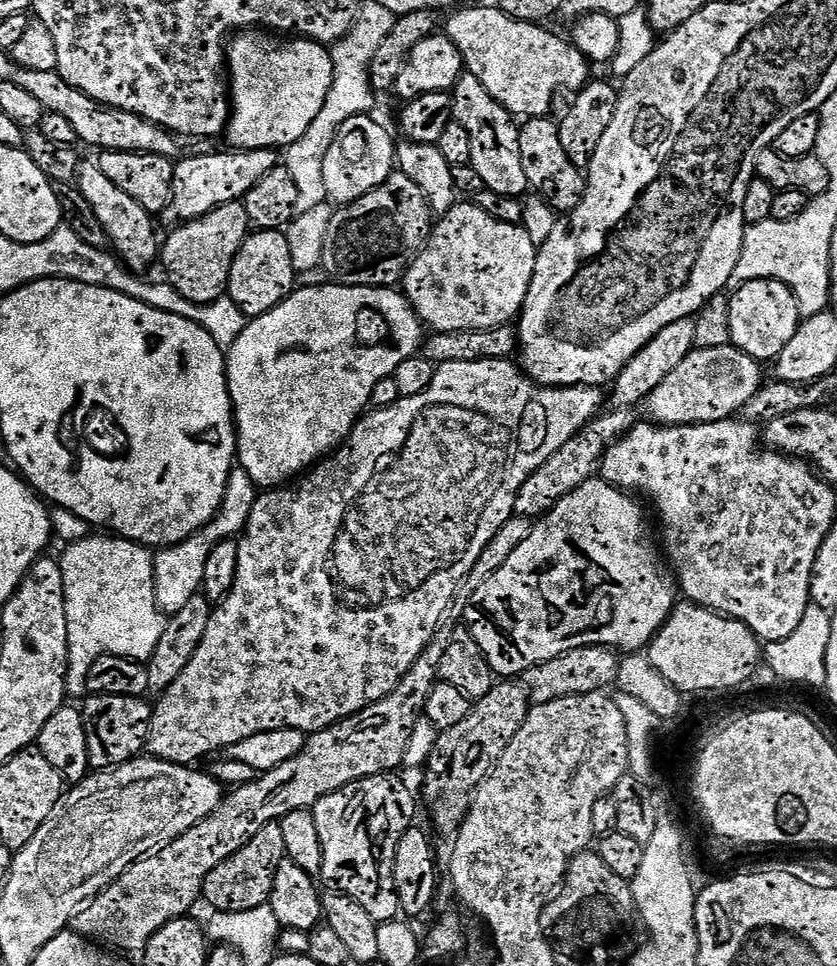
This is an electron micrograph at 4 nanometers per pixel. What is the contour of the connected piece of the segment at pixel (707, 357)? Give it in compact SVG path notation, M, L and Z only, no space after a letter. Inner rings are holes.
M714 346L713 348L695 347L686 358L639 405L639 411L644 411L643 419L657 426L669 424L713 424L719 420L731 420L740 414L743 408L761 390L765 383L761 361L750 358L741 348Z

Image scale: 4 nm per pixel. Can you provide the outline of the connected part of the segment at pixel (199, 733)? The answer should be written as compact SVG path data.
M507 359L507 360L483 360L483 361L482 361L482 362L446 362L446 363L445 363L445 364L442 364L442 365L439 365L439 367L437 367L437 370L436 370L436 377L435 377L435 378L434 378L434 382L433 382L433 383L432 383L432 386L431 386L431 388L428 388L428 389L426 389L426 390L425 390L425 391L424 391L424 392L423 392L423 393L422 393L422 394L418 394L418 395L417 395L417 396L406 396L406 397L403 397L403 398L401 398L401 399L399 399L399 400L397 400L397 401L396 401L396 403L394 403L394 404L390 404L390 405L387 405L387 406L380 406L380 407L377 407L377 408L376 408L376 409L375 409L375 410L376 410L376 411L377 411L377 412L372 412L372 411L369 411L369 412L368 412L368 413L367 413L367 415L365 415L365 416L364 416L364 417L363 417L363 418L361 418L361 419L359 419L359 420L357 420L357 421L356 421L356 427L355 427L355 428L353 428L353 430L352 430L352 434L351 434L351 437L350 437L350 445L351 445L351 444L352 444L352 448L348 448L348 447L349 447L349 446L344 446L344 447L341 447L341 448L340 448L340 449L339 449L339 450L337 450L337 451L335 451L335 452L333 452L333 453L332 453L332 455L331 455L331 456L329 456L329 457L327 457L327 458L325 458L325 459L323 459L323 460L321 460L321 461L320 461L320 463L319 463L319 464L317 464L317 465L315 465L315 467L313 467L313 468L312 468L312 469L311 469L311 471L309 471L309 472L308 472L308 473L307 473L307 474L304 474L304 475L301 475L301 476L300 476L300 477L299 477L299 479L297 479L297 480L296 480L296 481L295 481L295 482L292 482L292 483L289 483L289 484L288 484L288 485L287 485L287 486L281 486L281 487L279 487L279 488L277 488L277 489L275 489L275 490L264 490L264 491L261 491L261 492L260 492L260 493L259 493L259 495L260 495L260 497L258 497L258 498L257 498L257 500L256 500L256 501L254 501L254 502L253 502L253 504L252 504L252 513L250 513L250 514L249 514L249 516L248 516L248 525L246 525L246 526L245 526L245 528L244 528L244 537L242 537L242 538L241 538L241 537L239 537L239 540L238 540L238 543L239 543L239 545L240 545L240 549L239 549L239 550L238 550L238 574L237 574L237 575L236 575L236 581L235 581L235 582L234 582L234 586L233 586L233 587L232 587L232 589L231 589L231 590L230 590L230 594L229 594L229 595L228 595L228 597L227 597L227 598L226 598L226 599L225 599L225 600L222 600L222 601L219 601L219 603L217 603L217 604L216 604L216 605L215 605L215 608L214 608L214 611L213 611L213 613L212 613L212 617L211 617L211 618L210 618L210 626L206 626L206 634L205 634L205 635L204 635L204 637L203 637L203 638L202 638L202 642L201 642L201 643L200 643L200 645L199 645L199 646L198 646L198 650L197 650L197 651L196 651L196 653L195 653L195 654L194 654L194 658L193 658L193 659L192 659L192 661L191 661L191 662L190 662L190 666L186 666L186 670L182 670L182 674L181 674L181 675L180 675L180 676L179 676L179 677L178 677L178 678L177 678L177 680L176 680L176 681L174 681L174 682L173 682L173 684L171 684L171 685L170 685L170 687L168 687L168 689L166 689L166 690L165 690L165 691L164 691L164 692L163 692L163 693L162 693L162 695L161 695L161 696L160 696L160 697L159 697L159 699L157 699L157 700L160 700L160 701L158 701L158 702L157 702L157 701L155 701L155 704L154 704L154 707L153 707L153 710L152 710L152 735L151 735L151 737L150 737L150 739L149 739L149 741L148 741L148 747L147 747L147 751L148 751L148 752L149 752L149 753L151 753L151 755L152 755L152 756L153 756L153 757L155 757L155 759L158 759L158 760L165 760L165 761L166 761L166 762L170 762L170 763L171 763L171 764L186 764L186 765L189 765L189 766L192 766L192 765L195 765L195 764L196 764L196 763L197 763L197 762L196 762L196 761L195 761L195 760L200 760L200 759L202 759L202 758L203 758L203 756L208 756L208 755L209 755L209 756L208 756L208 757L211 757L211 756L212 756L212 755L213 755L213 754L216 754L216 753L212 753L212 754L211 754L211 752L216 752L216 751L218 751L218 750L219 750L219 748L224 748L224 750L230 750L230 749L232 749L232 747L233 747L233 746L234 746L234 745L235 745L235 744L237 744L237 743L238 743L238 742L242 742L242 741L243 741L243 740L246 740L246 739L248 739L248 738L250 738L250 737L251 737L251 736L254 736L254 735L256 735L256 734L262 734L262 733L263 733L263 732L273 732L273 731L274 731L274 730L282 730L282 729L283 729L283 728L293 728L293 729L294 729L294 730L298 730L298 731L299 731L299 732L303 732L303 733L305 733L305 734L315 734L315 733L317 733L317 732L321 732L321 731L322 731L322 730L323 730L323 729L324 729L324 728L328 728L328 727L329 727L329 726L331 726L331 725L332 725L332 724L337 724L337 722L338 722L338 721L340 721L340 720L345 720L345 718L347 718L347 717L348 717L348 716L359 716L359 714L360 714L360 712L361 712L361 711L362 711L362 709L364 709L364 708L365 708L365 707L366 707L366 706L370 706L370 705L371 705L371 704L373 704L373 703L374 703L374 702L378 702L378 701L379 701L379 700L380 700L380 699L381 699L381 698L382 698L382 697L383 697L383 696L389 696L389 694L391 694L391 693L392 693L392 692L393 692L393 690L394 690L394 689L395 689L395 688L397 688L397 686L398 686L398 685L399 685L399 684L400 684L400 680L401 680L401 679L402 679L402 677L403 677L403 676L404 676L404 675L405 675L405 674L407 674L407 673L408 673L408 672L409 672L409 670L410 670L410 669L412 669L412 667L413 667L413 666L414 666L414 662L415 662L415 661L416 661L416 660L417 660L417 659L418 659L418 657L420 657L420 656L421 656L421 654L423 654L423 653L424 653L424 652L425 652L425 650L426 650L426 649L427 649L427 647L428 647L428 645L429 645L429 644L431 644L431 643L433 643L433 641L435 641L435 640L436 640L436 639L437 639L437 636L438 636L438 633L439 633L439 632L440 632L440 631L441 631L441 628L442 628L442 626L434 626L434 614L432 614L432 612L428 612L428 610L422 610L422 608L420 608L420 604L416 604L416 602L408 602L408 604L404 604L404 602L406 602L406 600L410 600L410 598L412 598L412 596L416 596L416 594L420 594L420 592L414 592L414 590L416 590L416 588L418 588L418 586L420 586L420 582L422 582L422 580L424 580L424 578L426 578L426 576L430 576L430 574L432 574L432 566L434 566L434 568L438 568L438 566L444 566L444 564L446 564L446 566L448 566L448 568L450 568L450 570L452 570L452 568L462 568L462 566L464 566L464 568L466 568L466 566L470 566L470 571L472 571L472 573L475 573L475 572L476 572L476 571L477 571L477 568L478 568L478 565L479 565L479 564L480 564L480 563L481 563L481 562L480 562L480 555L482 555L482 554L483 554L483 552L484 552L484 551L486 551L486 550L487 550L487 548L488 548L488 543L489 543L489 544L490 544L490 545L491 545L491 544L492 544L492 543L493 543L493 541L495 541L495 539L496 539L496 533L497 533L497 532L499 532L499 530L500 530L500 527L501 527L501 526L502 526L502 525L503 525L503 524L505 524L505 523L506 523L506 521L508 521L508 520L511 520L511 519L513 519L513 516L514 516L514 513L515 513L515 510L516 510L516 496L517 496L517 495L519 495L519 493L520 493L520 491L521 491L521 490L522 490L522 486L523 486L523 485L524 485L524 483L525 483L525 482L526 482L526 481L527 481L527 480L528 480L528 479L529 479L529 478L530 478L530 474L534 474L534 473L535 473L535 472L537 472L537 470L538 470L538 469L539 469L539 468L540 468L540 467L542 467L542 466L543 466L543 464L545 464L545 463L546 463L546 462L547 462L547 461L548 461L548 459L550 459L550 458L551 458L551 456L553 456L553 454L555 454L555 452L557 452L557 451L558 451L558 450L562 450L562 446L563 446L563 445L564 445L564 444L565 444L565 443L566 443L566 442L570 442L570 438L571 438L571 437L572 437L572 436L574 436L574 435L576 435L576 433L577 433L577 432L579 432L579 431L580 431L580 429L582 429L582 428L585 428L585 426L587 426L587 424L589 424L589 423L590 423L590 422L591 422L591 421L592 421L592 420L595 420L595 419L596 419L596 418L597 418L597 416L598 416L598 413L599 413L599 412L600 412L600 411L601 411L601 409L600 409L600 410L599 410L599 408L600 408L600 403L602 403L602 402L603 402L603 400L604 400L604 403L605 403L605 400L606 400L606 396L605 396L605 393L604 393L604 392L603 392L603 391L601 391L601 389L598 389L598 388L546 388L546 387L544 387L544 385L543 385L543 384L535 384L535 383L534 383L534 381L533 381L533 380L531 380L531 378L529 378L529 376L527 376L527 374L525 374L525 373L524 373L524 372L523 372L523 371L521 371L521 369L520 369L520 368L519 368L519 367L517 367L517 365L516 365L516 364L515 364L515 363L513 363L513 364L514 364L514 365L512 365L512 363L513 363L513 361L512 361L512 360L511 360L511 359Z

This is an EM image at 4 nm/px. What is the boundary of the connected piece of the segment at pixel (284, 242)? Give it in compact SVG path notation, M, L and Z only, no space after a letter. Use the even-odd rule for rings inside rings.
M279 231L252 234L242 245L232 264L230 298L245 315L255 318L267 309L278 307L280 302L290 295L288 284L295 285L296 279L298 273L295 262L290 259L287 235Z

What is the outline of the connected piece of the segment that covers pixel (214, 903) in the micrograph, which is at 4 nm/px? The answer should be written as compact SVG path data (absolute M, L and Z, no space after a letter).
M279 823L268 824L238 854L218 866L206 878L203 899L217 912L242 912L265 907L272 899L274 874L284 861L284 843Z

